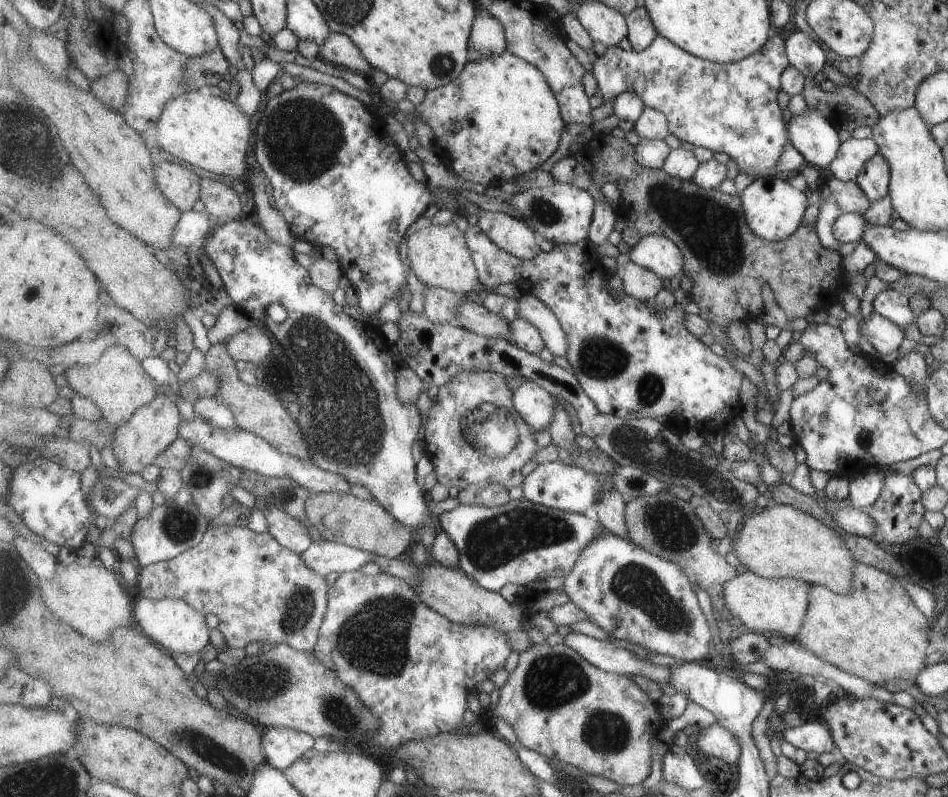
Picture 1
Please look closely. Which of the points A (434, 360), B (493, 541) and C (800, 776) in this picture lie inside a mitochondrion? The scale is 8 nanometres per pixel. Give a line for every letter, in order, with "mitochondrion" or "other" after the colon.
A: other
B: mitochondrion
C: other

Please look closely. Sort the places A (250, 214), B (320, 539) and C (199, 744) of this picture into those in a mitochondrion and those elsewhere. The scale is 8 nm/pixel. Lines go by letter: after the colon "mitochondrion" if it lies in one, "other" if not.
A: other
B: other
C: mitochondrion

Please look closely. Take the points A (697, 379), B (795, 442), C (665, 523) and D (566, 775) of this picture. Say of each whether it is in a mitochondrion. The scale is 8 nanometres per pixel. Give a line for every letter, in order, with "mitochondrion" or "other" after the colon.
A: other
B: other
C: mitochondrion
D: other

